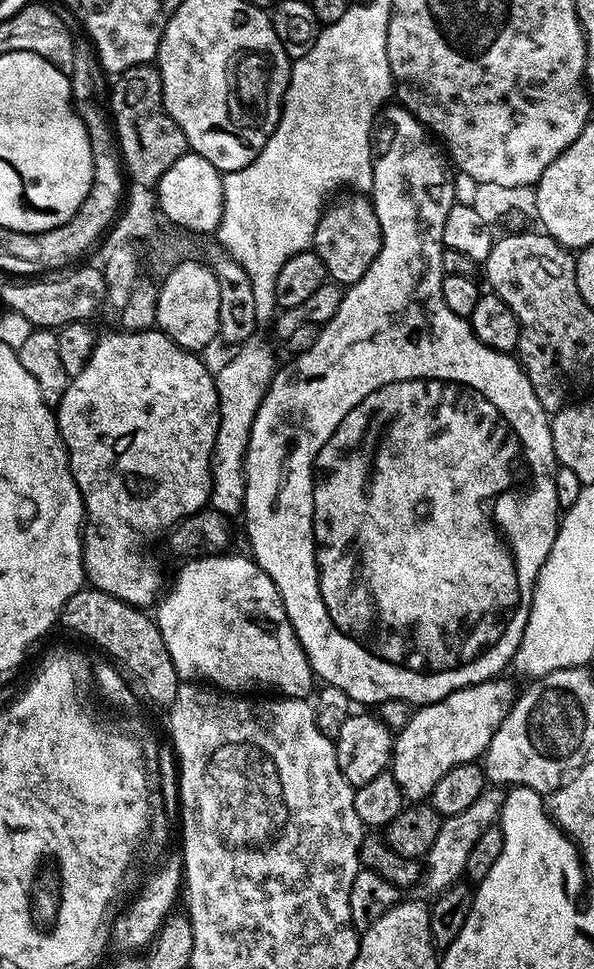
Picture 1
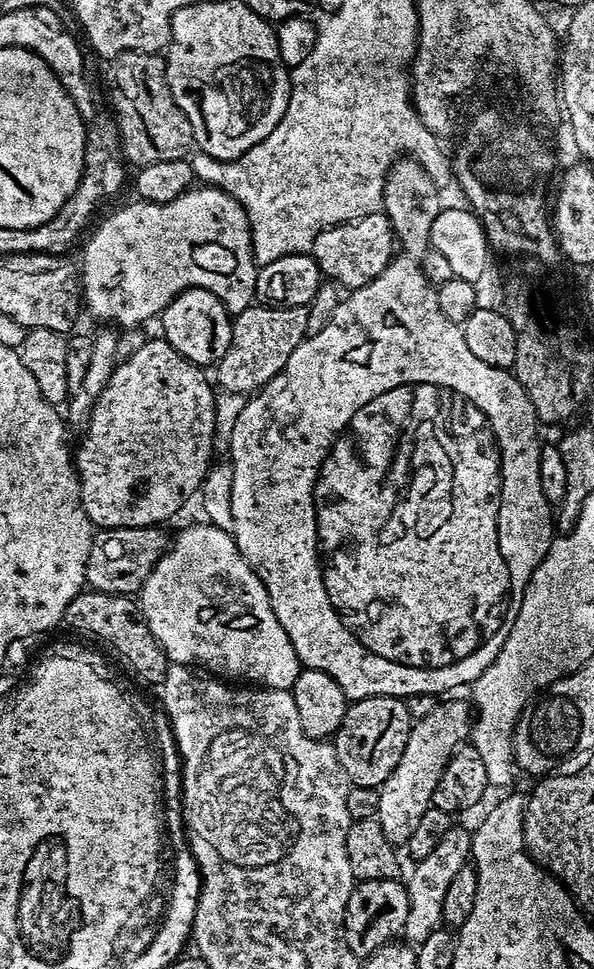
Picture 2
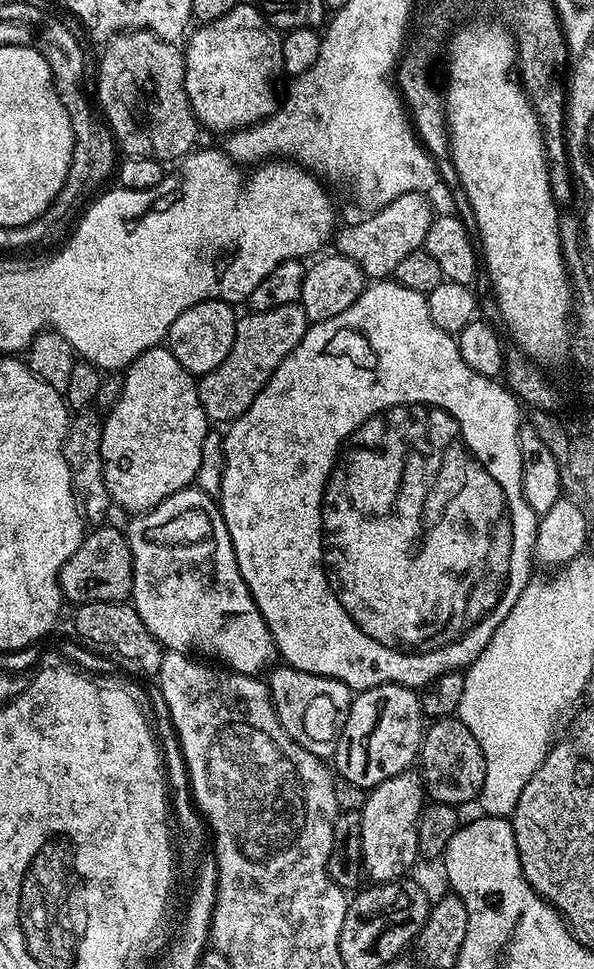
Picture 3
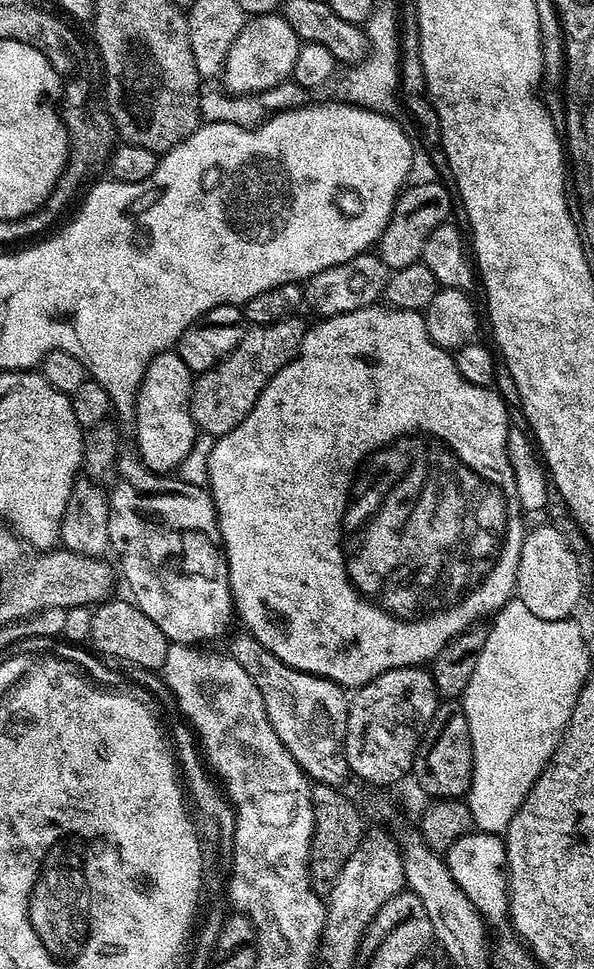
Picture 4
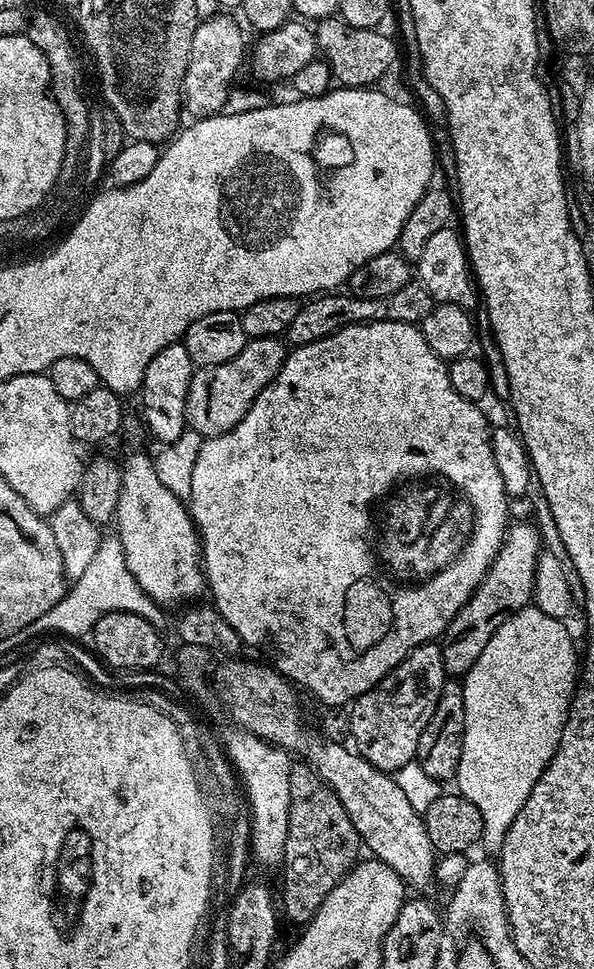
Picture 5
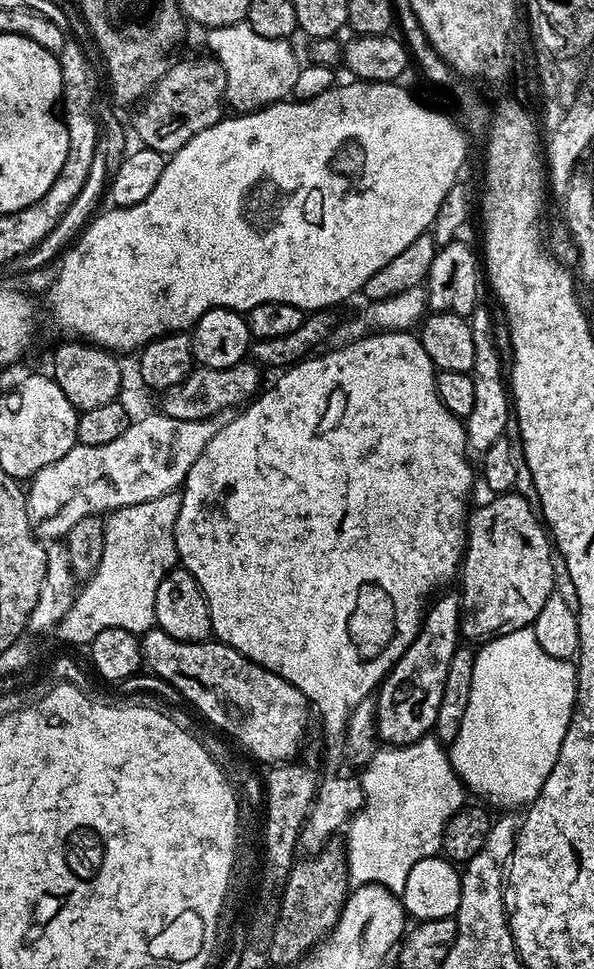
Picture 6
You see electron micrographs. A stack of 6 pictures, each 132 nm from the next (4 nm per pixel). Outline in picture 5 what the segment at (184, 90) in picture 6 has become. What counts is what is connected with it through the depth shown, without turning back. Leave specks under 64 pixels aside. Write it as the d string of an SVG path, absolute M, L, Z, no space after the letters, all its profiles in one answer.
M231 15L208 16L199 21L194 30L194 42L190 42L190 62L184 75L184 91L182 93L182 108L192 115L193 121L204 120L207 116L218 116L223 113L228 93L234 87L232 79L240 68L240 63L246 60L246 44L241 25L231 20Z

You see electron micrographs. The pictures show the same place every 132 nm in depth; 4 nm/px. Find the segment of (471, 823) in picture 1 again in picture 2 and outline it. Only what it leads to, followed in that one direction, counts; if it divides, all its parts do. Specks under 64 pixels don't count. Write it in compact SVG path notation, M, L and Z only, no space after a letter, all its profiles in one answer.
M454 826L446 830L446 834L434 846L426 858L415 861L416 869L412 872L412 877L406 880L408 897L410 898L410 914L406 914L406 926L402 936L407 943L415 946L426 942L429 934L434 934L434 930L441 927L442 904L445 901L446 890L449 883L453 881L454 874L461 870L464 864L469 863L472 855L472 832L469 829Z

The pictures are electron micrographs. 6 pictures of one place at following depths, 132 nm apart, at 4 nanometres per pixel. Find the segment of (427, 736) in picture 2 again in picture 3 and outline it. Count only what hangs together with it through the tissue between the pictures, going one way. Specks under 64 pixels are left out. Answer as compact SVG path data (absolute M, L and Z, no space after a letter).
M419 771L399 772L394 778L377 784L367 793L364 807L359 810L362 826L363 871L372 882L398 880L412 868L420 856L418 818L424 809L426 793Z

